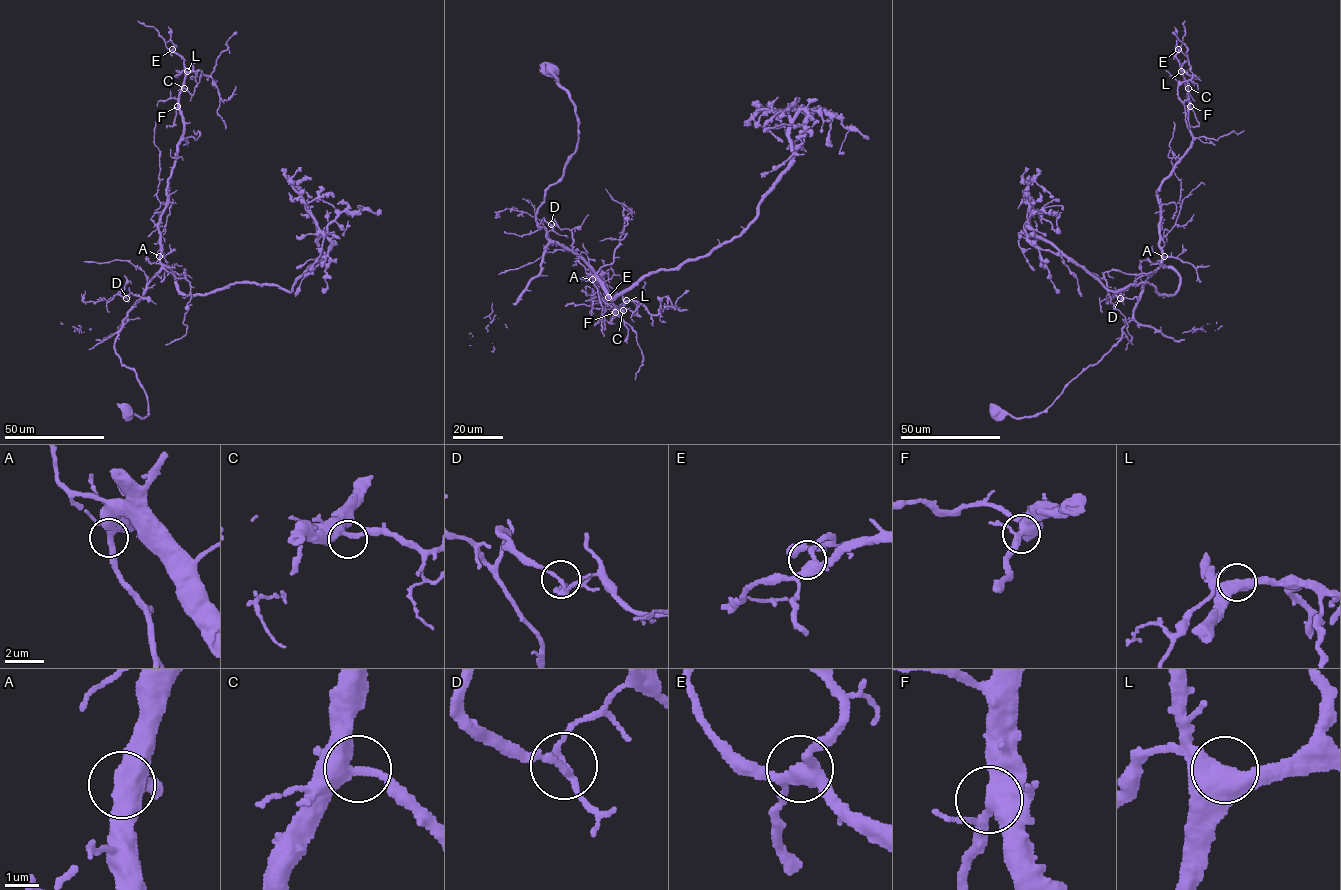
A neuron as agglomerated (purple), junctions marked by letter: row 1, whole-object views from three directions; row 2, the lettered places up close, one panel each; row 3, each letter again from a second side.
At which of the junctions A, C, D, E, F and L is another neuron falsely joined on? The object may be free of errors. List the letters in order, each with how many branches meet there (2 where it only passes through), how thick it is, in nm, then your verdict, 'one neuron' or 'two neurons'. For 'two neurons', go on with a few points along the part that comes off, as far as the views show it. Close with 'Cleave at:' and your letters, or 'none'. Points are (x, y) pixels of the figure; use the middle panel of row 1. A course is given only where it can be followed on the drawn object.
A: branches 3; calibre 400 nm; one neuron
C: branches 3; calibre 280 nm; one neuron
D: branches 3; calibre 140 nm; one neuron
E: branches 3; calibre 360 nm; one neuron
F: branches 3; calibre 440 nm; one neuron
L: branches 3; calibre 480 nm; one neuron
Cleave at: none

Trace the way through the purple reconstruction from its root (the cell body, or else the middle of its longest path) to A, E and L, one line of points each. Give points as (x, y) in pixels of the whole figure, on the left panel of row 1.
A: (127, 411), (144, 417), (147, 396), (137, 374), (122, 364), (114, 340), (127, 311), (160, 268), (159, 256)
E: (127, 411), (144, 417), (147, 396), (114, 340), (161, 266), (158, 222), (183, 129), (184, 59), (172, 49)
L: (127, 411), (144, 417), (147, 396), (114, 340), (161, 266), (158, 222), (183, 129), (187, 71)

